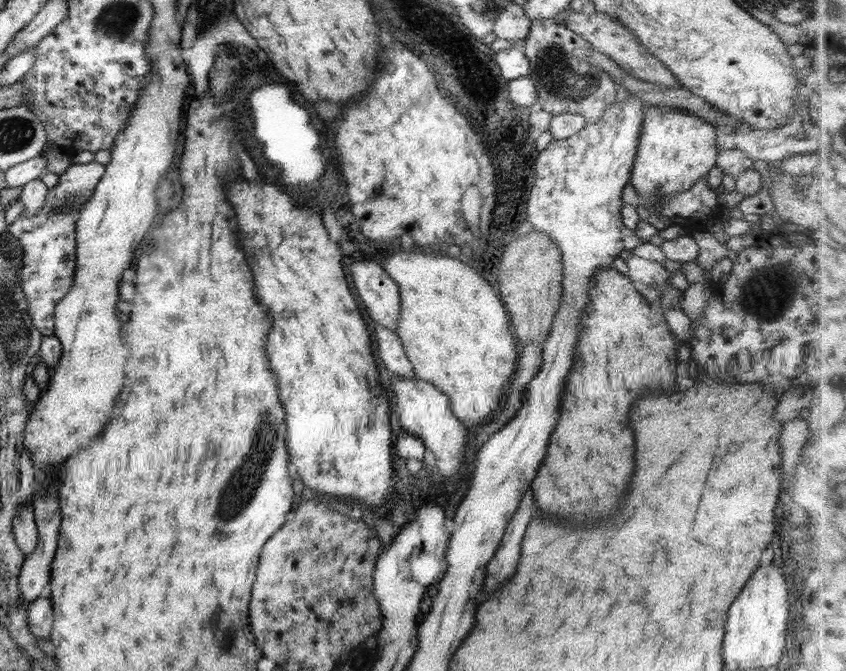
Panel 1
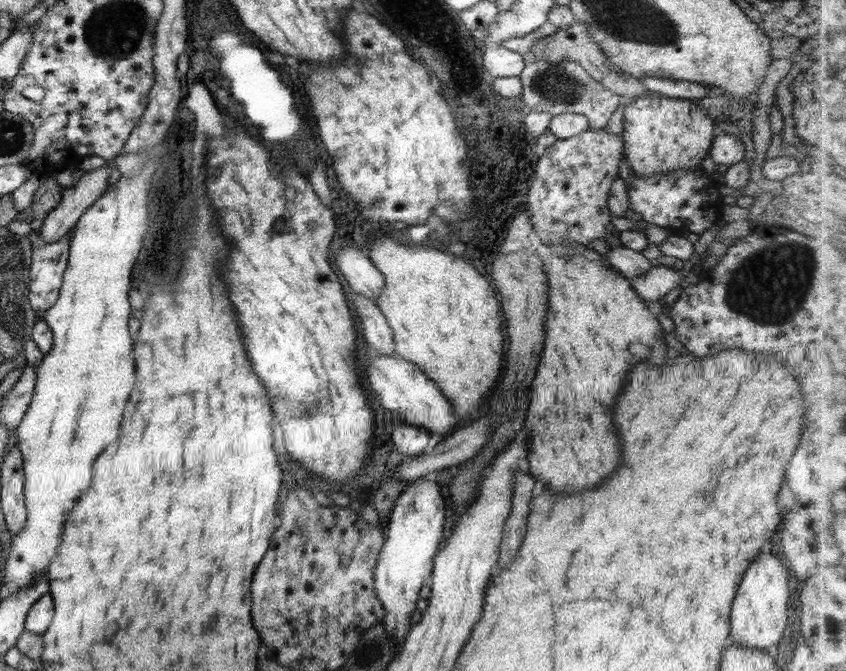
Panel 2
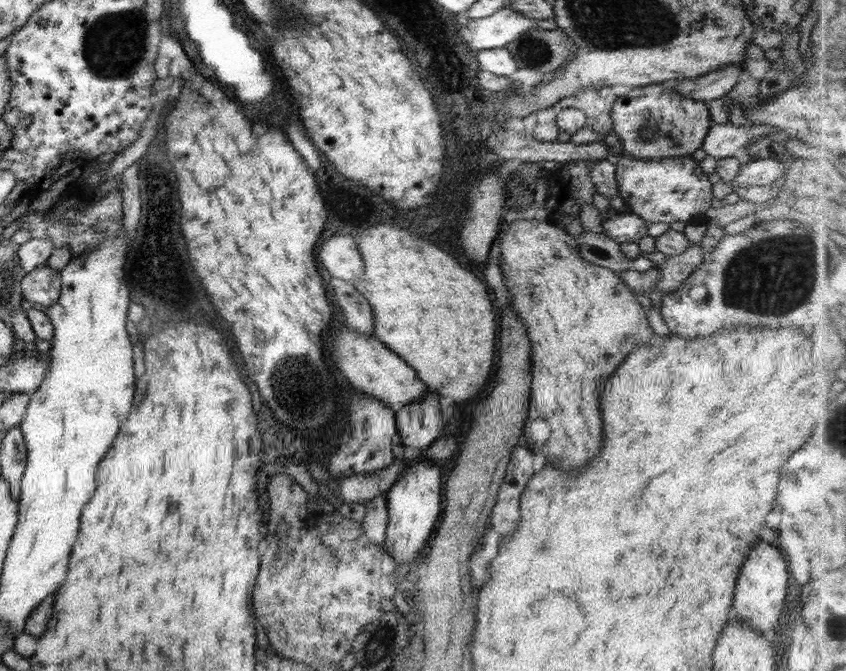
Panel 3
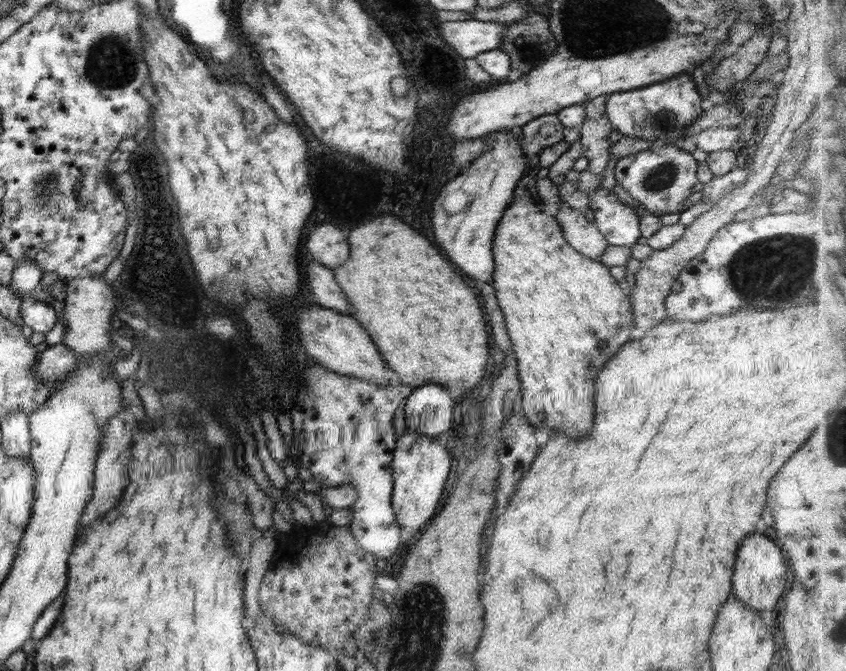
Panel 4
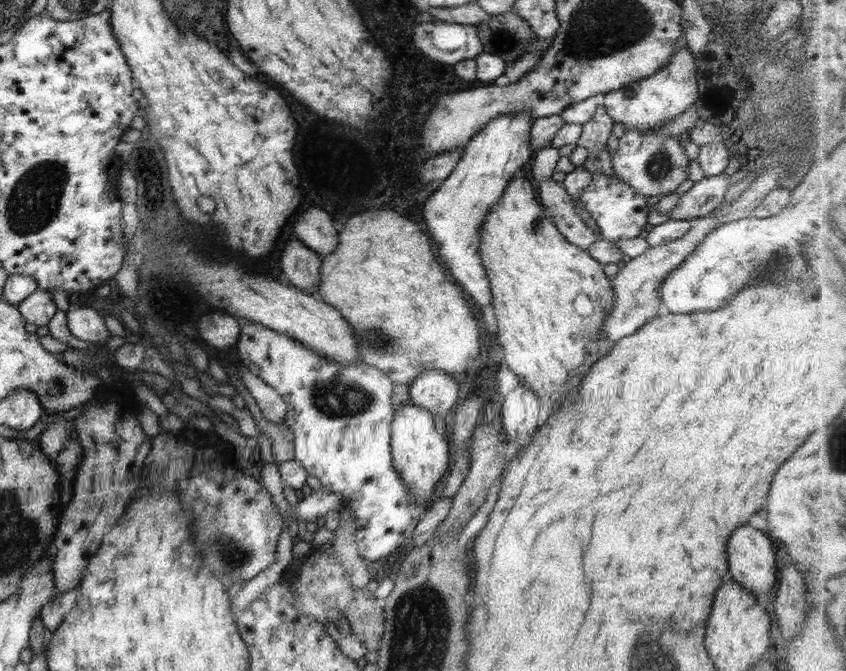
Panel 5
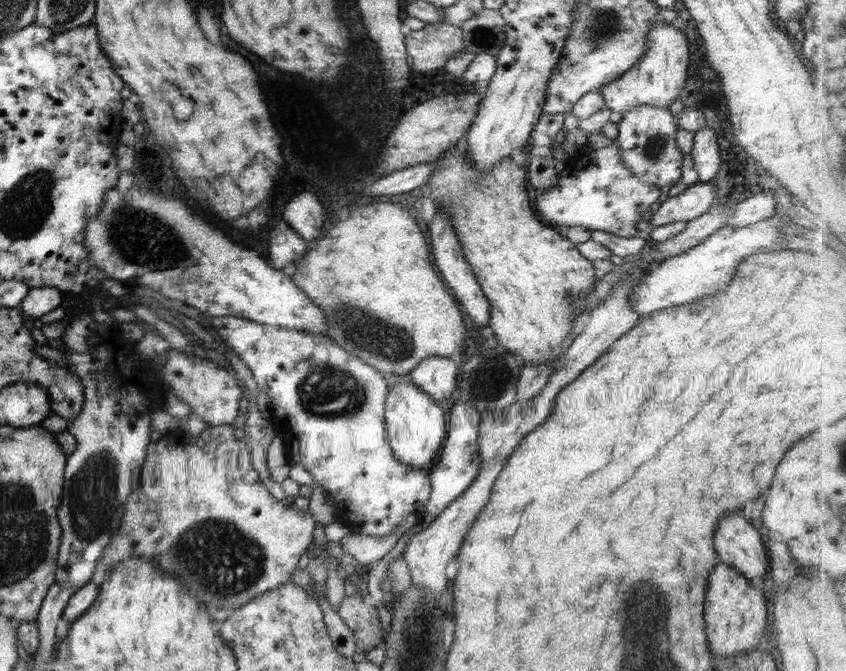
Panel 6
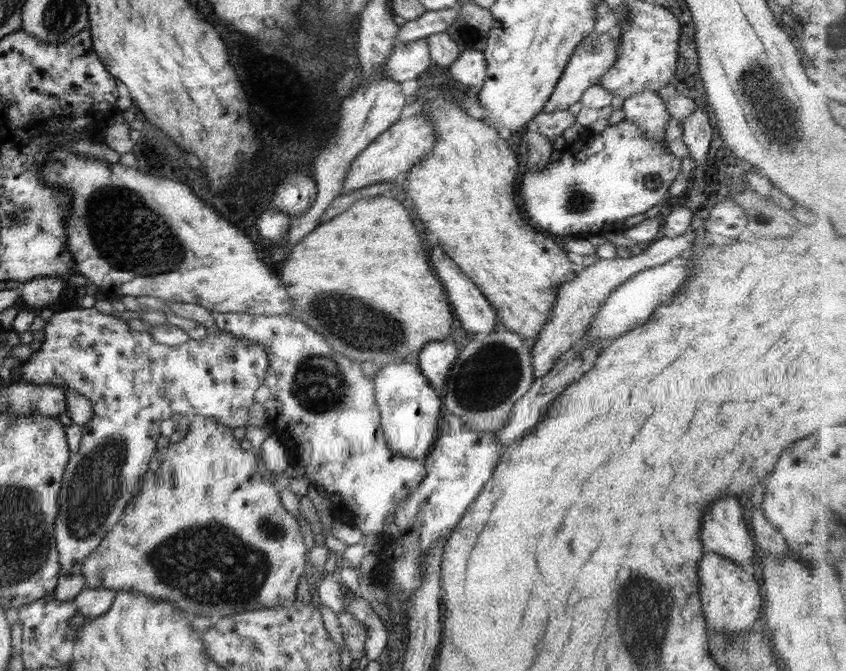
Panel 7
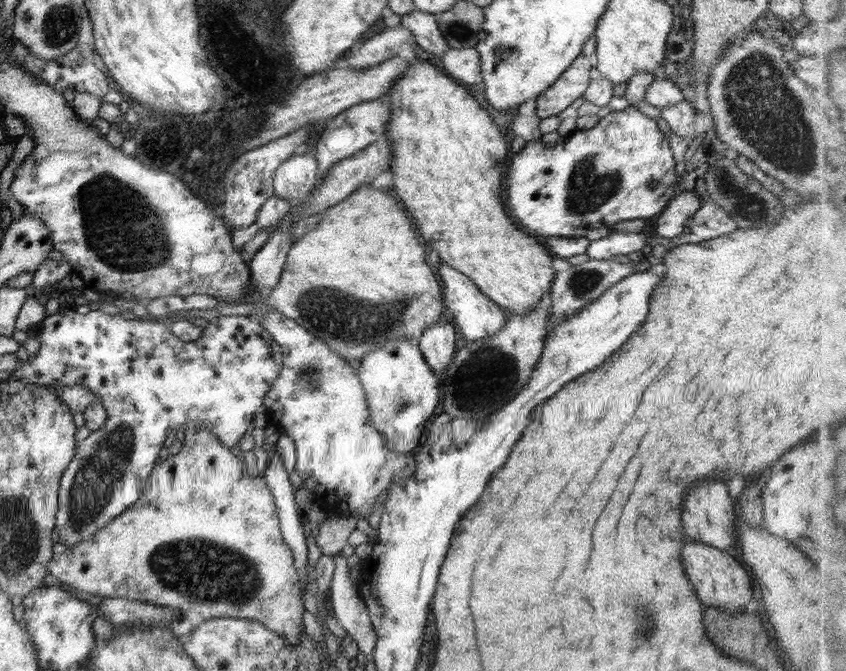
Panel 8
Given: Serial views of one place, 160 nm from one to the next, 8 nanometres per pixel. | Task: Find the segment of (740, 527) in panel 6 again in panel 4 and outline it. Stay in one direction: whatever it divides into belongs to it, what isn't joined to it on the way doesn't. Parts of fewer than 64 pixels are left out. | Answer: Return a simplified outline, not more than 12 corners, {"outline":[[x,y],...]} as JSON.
{"outline":[[764,533],[740,544],[732,597],[773,611],[790,581],[782,549]]}

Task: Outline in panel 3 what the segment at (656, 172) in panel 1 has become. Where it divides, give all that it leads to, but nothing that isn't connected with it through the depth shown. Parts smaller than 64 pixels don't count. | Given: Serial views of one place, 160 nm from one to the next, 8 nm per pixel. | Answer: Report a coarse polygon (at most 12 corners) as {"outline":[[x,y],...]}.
{"outline":[[669,83],[633,88],[610,110],[624,154],[691,156],[713,124]]}

